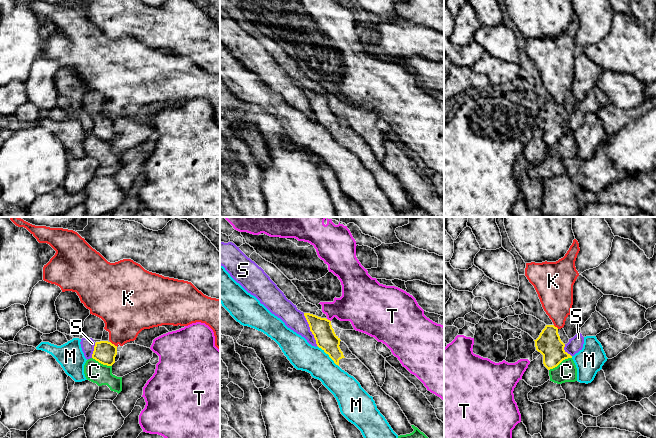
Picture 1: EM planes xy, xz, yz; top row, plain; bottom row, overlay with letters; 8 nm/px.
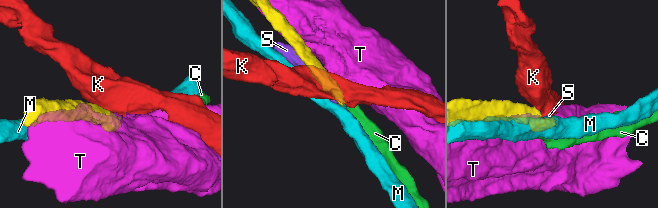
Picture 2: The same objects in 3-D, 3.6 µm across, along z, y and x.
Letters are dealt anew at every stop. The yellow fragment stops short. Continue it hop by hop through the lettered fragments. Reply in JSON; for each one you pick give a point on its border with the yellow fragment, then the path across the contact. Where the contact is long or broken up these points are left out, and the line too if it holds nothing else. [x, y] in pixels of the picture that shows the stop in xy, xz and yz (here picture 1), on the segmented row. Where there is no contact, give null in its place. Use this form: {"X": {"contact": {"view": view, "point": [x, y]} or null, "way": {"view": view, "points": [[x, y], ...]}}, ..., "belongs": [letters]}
{"belongs": []}

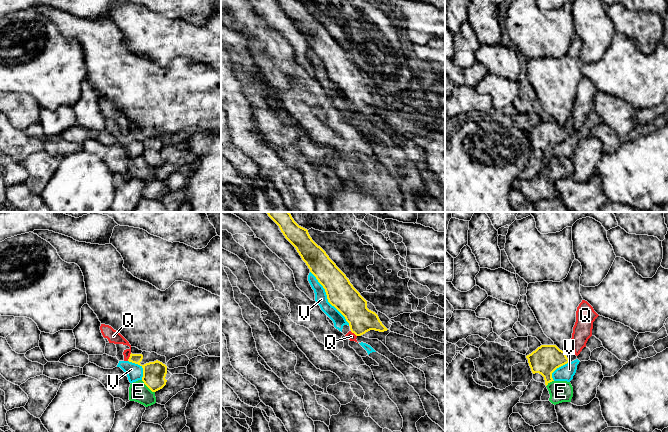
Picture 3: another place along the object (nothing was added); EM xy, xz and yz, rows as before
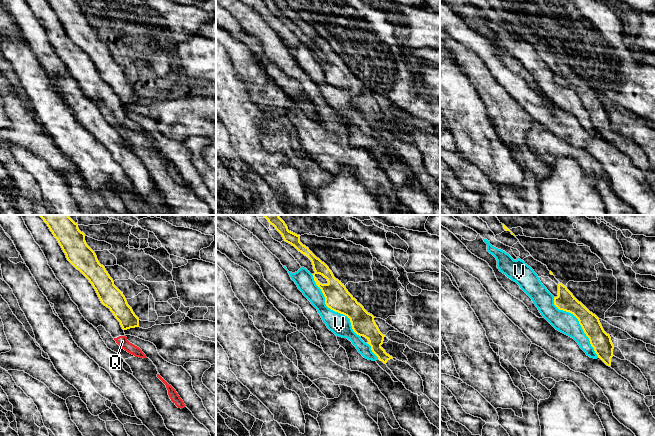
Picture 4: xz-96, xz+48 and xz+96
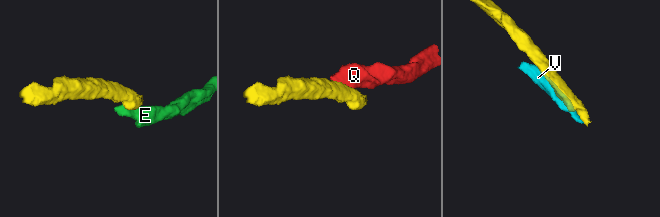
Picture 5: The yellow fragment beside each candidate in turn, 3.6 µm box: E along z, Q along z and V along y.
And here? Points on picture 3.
{"belongs": []}

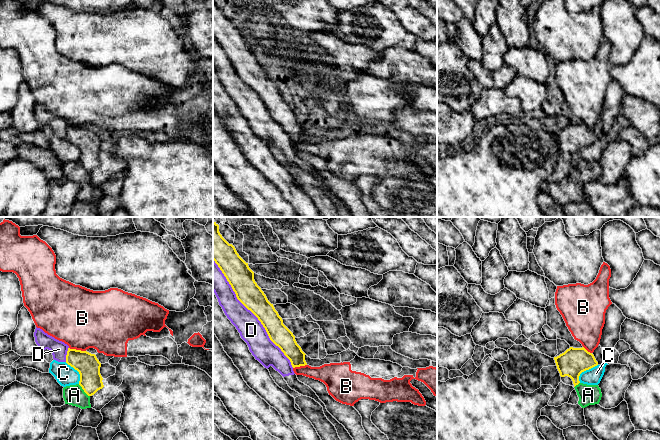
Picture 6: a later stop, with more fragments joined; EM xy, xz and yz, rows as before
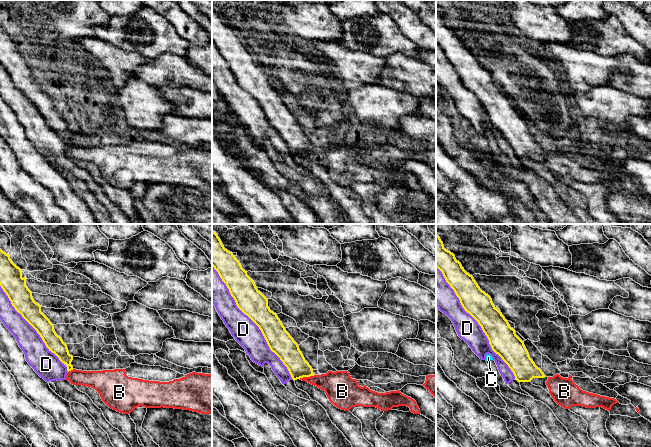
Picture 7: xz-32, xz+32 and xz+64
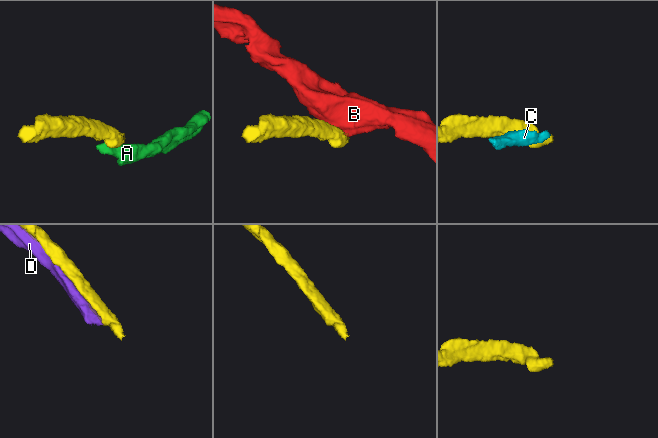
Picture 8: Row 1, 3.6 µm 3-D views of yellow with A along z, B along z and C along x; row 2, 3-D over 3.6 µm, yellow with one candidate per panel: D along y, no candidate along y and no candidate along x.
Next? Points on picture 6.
{"belongs": []}

